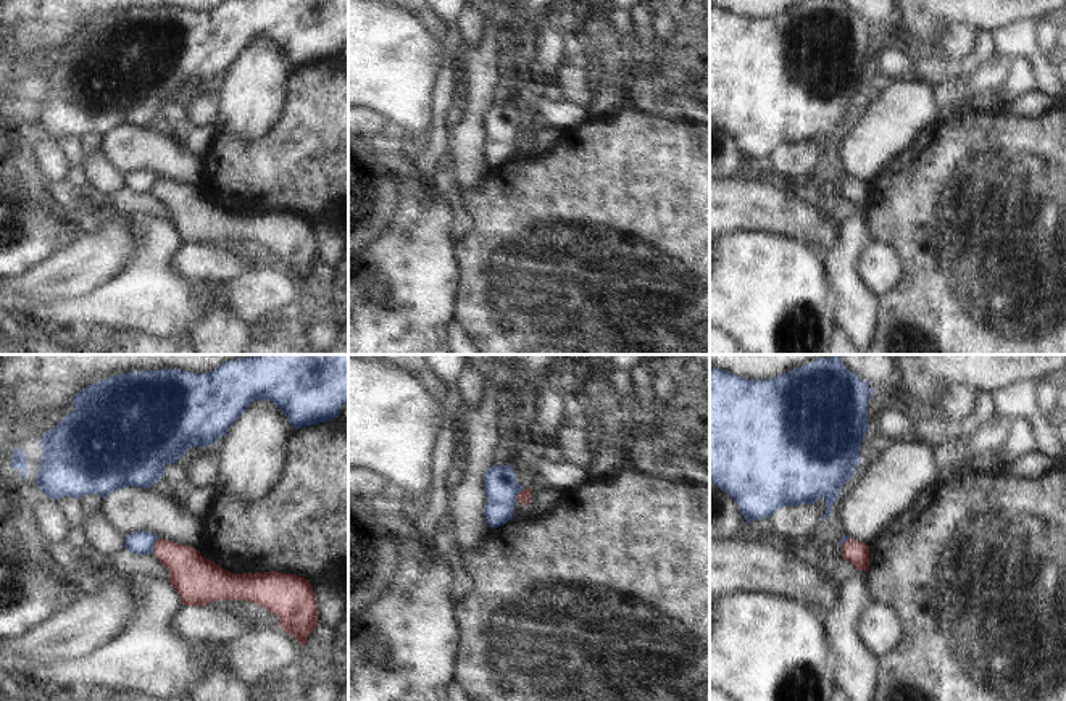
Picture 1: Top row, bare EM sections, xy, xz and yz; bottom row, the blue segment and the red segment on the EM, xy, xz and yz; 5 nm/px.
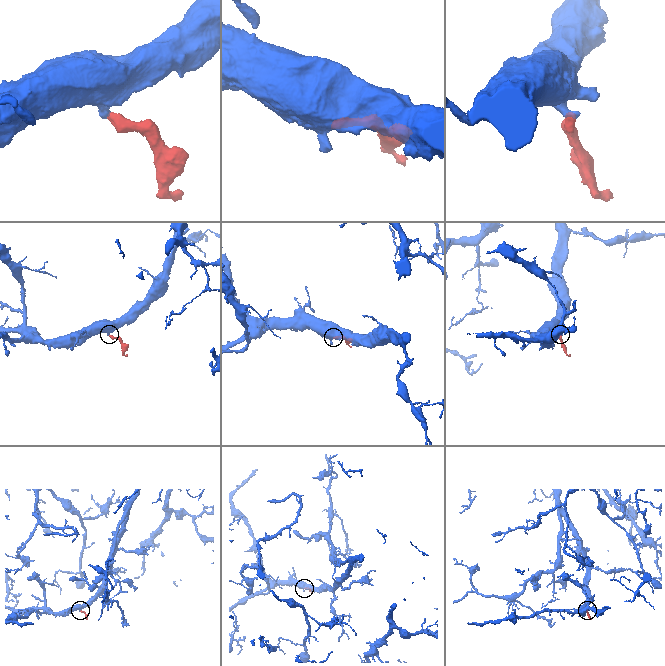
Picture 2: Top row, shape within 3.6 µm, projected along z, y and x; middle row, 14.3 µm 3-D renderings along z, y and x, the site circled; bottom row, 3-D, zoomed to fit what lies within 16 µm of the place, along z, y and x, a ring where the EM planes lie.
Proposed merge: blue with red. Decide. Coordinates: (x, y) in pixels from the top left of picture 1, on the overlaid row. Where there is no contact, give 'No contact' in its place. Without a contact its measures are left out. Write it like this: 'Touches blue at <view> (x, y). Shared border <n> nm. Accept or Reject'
Touches blue at xy (154, 545). Shared border 80 nm. Reject

